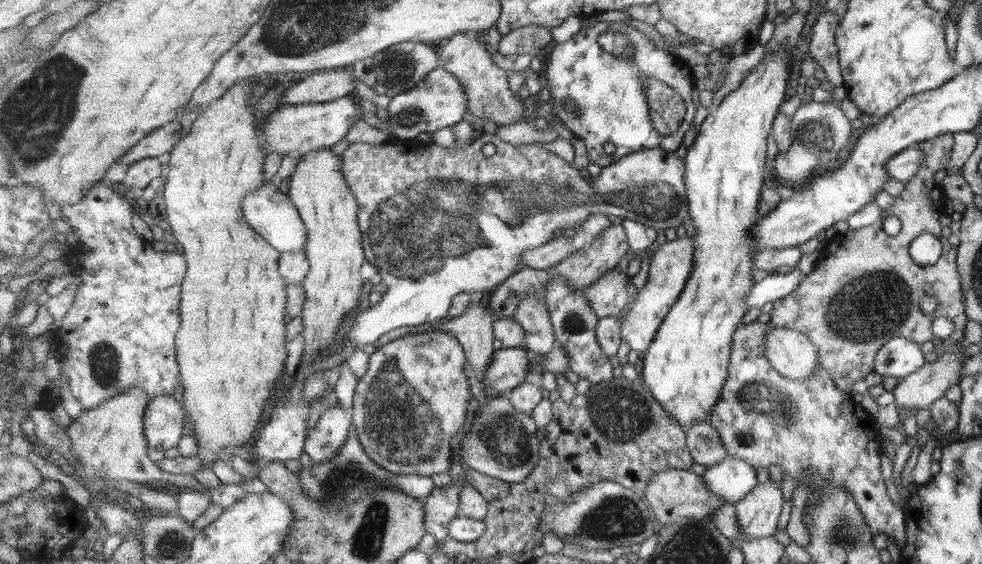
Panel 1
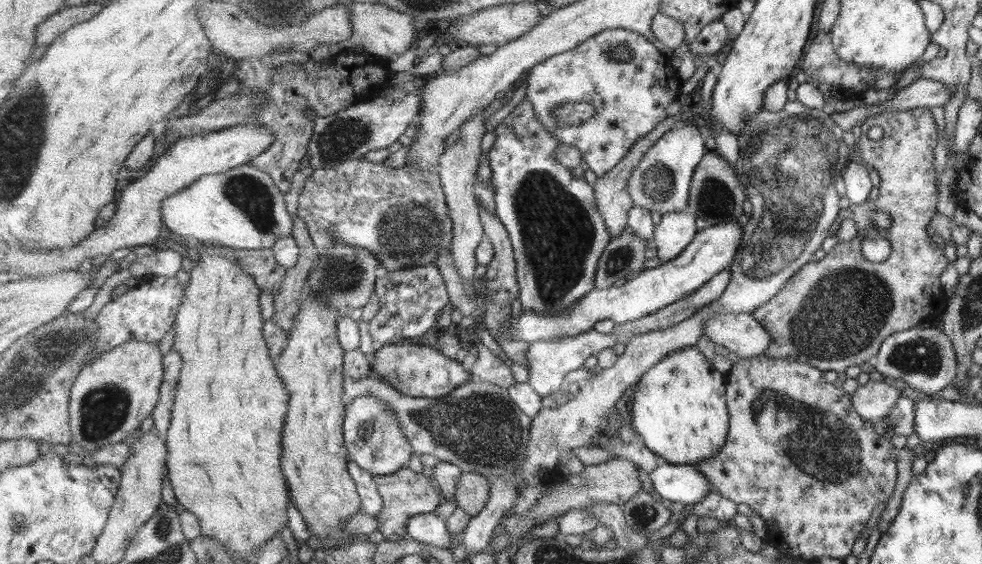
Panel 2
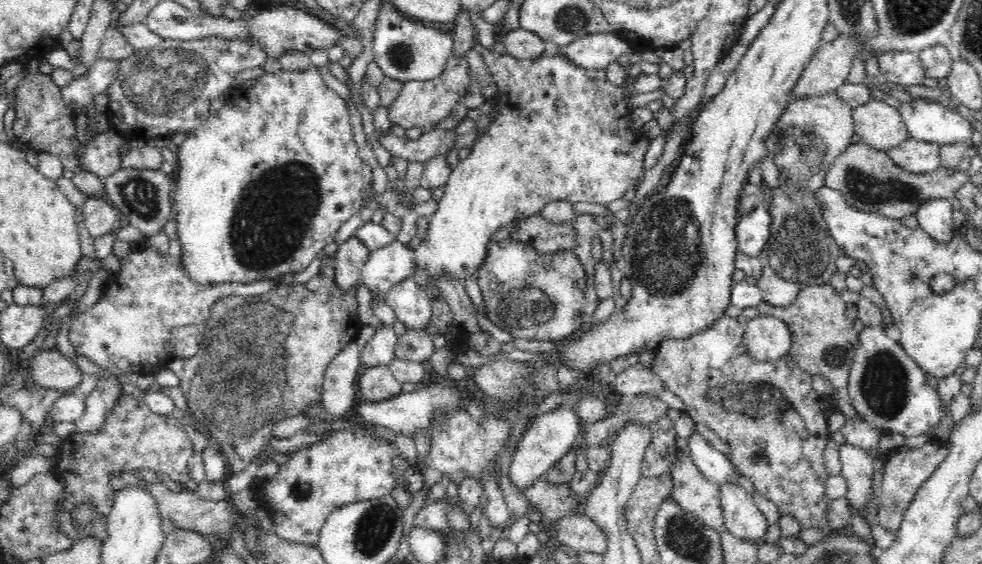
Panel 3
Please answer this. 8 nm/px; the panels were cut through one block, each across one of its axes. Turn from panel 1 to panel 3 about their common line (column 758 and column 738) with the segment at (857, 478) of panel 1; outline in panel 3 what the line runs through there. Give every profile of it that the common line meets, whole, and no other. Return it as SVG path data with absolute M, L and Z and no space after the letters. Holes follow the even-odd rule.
M722 314L718 321L712 322L710 326L706 326L703 330L694 332L689 338L664 338L658 344L655 358L651 364L652 370L658 375L660 381L667 391L674 392L676 397L680 398L684 404L684 411L696 422L704 423L706 427L714 431L720 440L728 444L732 450L731 463L739 470L742 476L750 479L754 485L756 495L764 496L769 502L772 502L779 510L780 516L792 515L798 523L800 523L800 530L807 528L820 528L822 532L831 534L830 520L828 519L828 506L830 497L826 495L826 481L828 480L828 472L824 465L824 450L828 443L829 427L828 420L831 413L830 396L816 394L812 387L812 375L806 373L796 362L791 360L790 355L781 356L772 362L757 362L751 359L749 352L747 352L746 345L742 343L742 334L744 334L744 327L736 319Z

